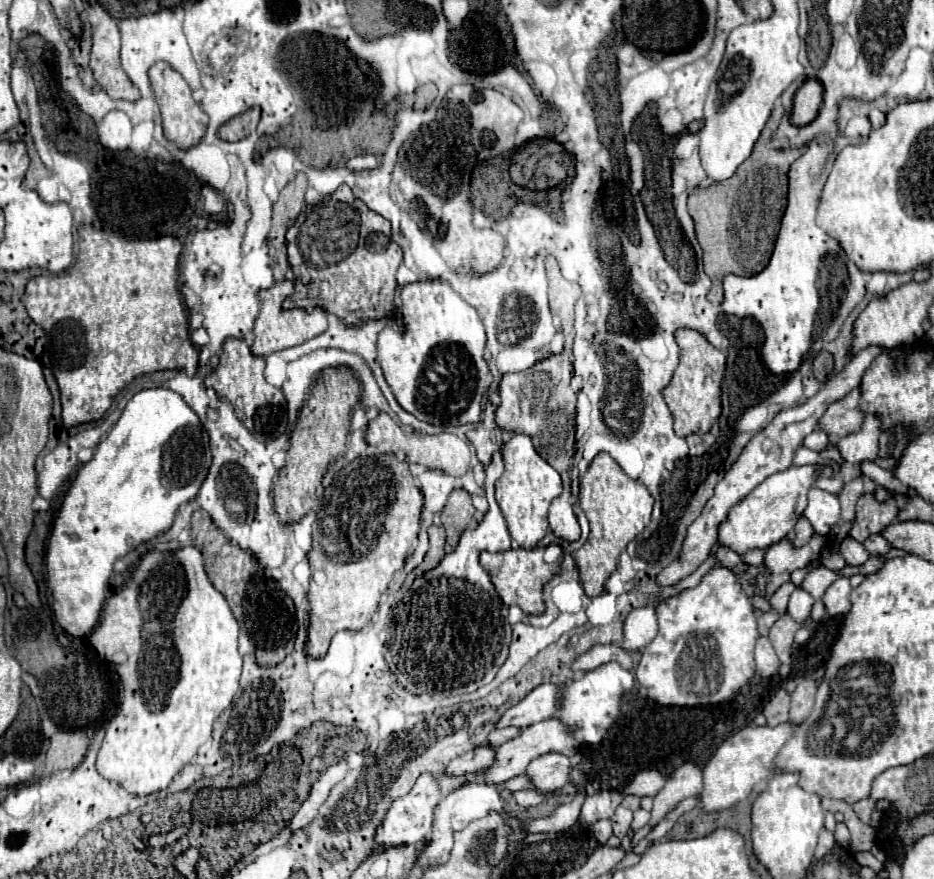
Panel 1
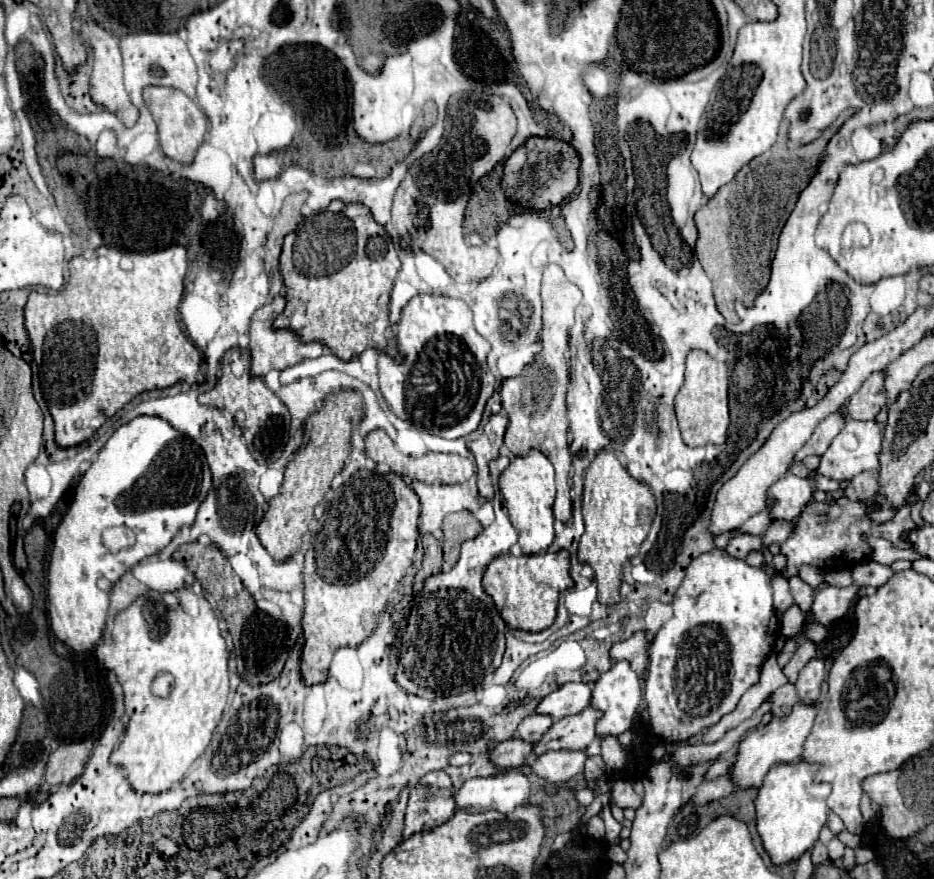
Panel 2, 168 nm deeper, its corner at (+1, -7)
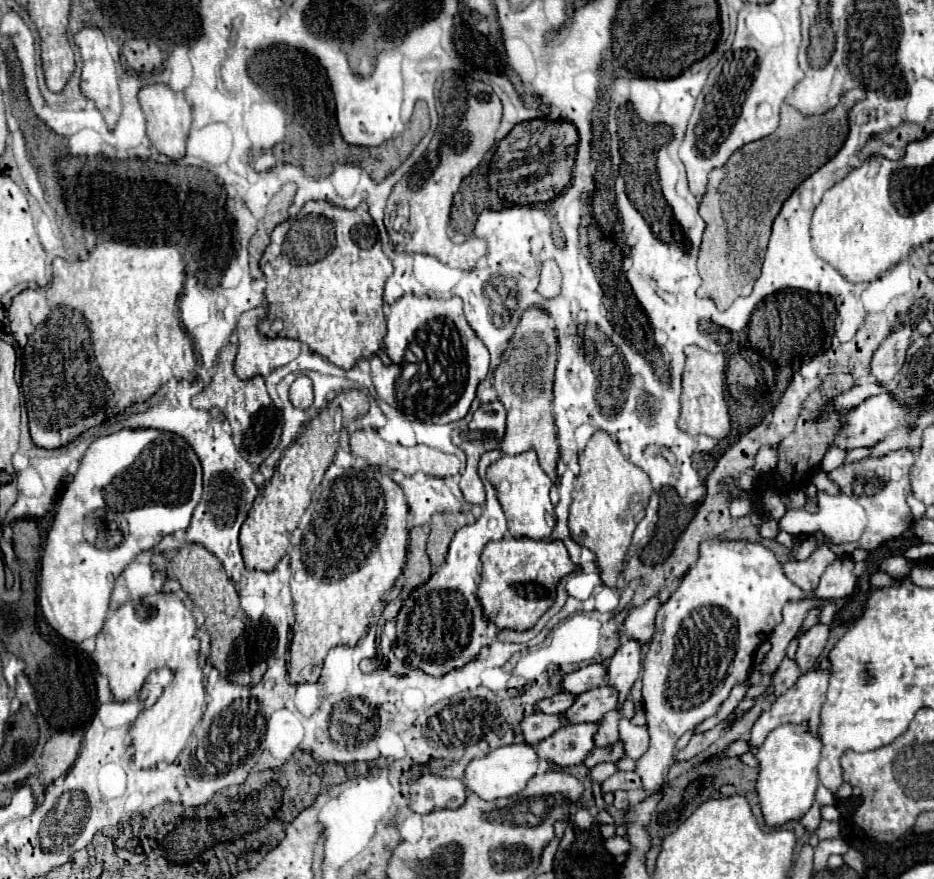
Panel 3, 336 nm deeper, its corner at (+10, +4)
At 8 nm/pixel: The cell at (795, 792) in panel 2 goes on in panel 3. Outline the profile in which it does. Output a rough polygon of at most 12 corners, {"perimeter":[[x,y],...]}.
{"perimeter":[[804,725],[756,749],[768,827],[814,805],[822,745]]}

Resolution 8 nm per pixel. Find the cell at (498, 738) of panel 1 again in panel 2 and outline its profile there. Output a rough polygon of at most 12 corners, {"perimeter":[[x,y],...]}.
{"perimeter":[[529,714],[517,728],[517,736],[537,742],[551,728],[553,718]]}

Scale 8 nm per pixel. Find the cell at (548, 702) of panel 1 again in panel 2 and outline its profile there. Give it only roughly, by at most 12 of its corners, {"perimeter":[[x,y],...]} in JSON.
{"perimeter":[[563,684],[537,712],[555,720],[589,706],[591,686]]}

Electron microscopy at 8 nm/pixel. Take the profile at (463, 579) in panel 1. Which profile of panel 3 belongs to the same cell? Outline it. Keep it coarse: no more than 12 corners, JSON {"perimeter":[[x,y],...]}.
{"perimeter":[[480,457],[484,513],[396,617],[410,667],[442,677],[488,645],[480,553],[506,517]]}

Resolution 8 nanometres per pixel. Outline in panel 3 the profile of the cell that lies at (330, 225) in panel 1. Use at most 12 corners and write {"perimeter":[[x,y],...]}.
{"perimeter":[[308,201],[260,259],[268,319],[342,369],[380,351],[366,203]]}

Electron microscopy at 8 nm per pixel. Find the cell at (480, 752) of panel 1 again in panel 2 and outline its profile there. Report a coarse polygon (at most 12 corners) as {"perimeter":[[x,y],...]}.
{"perimeter":[[521,738],[501,742],[491,760],[501,768],[527,764],[533,744]]}

